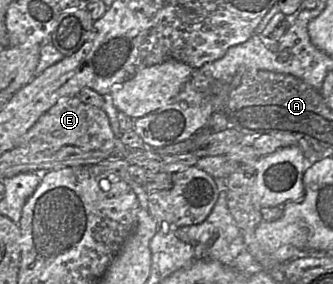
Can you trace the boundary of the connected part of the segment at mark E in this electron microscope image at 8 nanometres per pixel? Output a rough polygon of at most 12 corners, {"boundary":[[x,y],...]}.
{"boundary":[[60,98],[17,141],[31,152],[121,143],[106,112]]}

